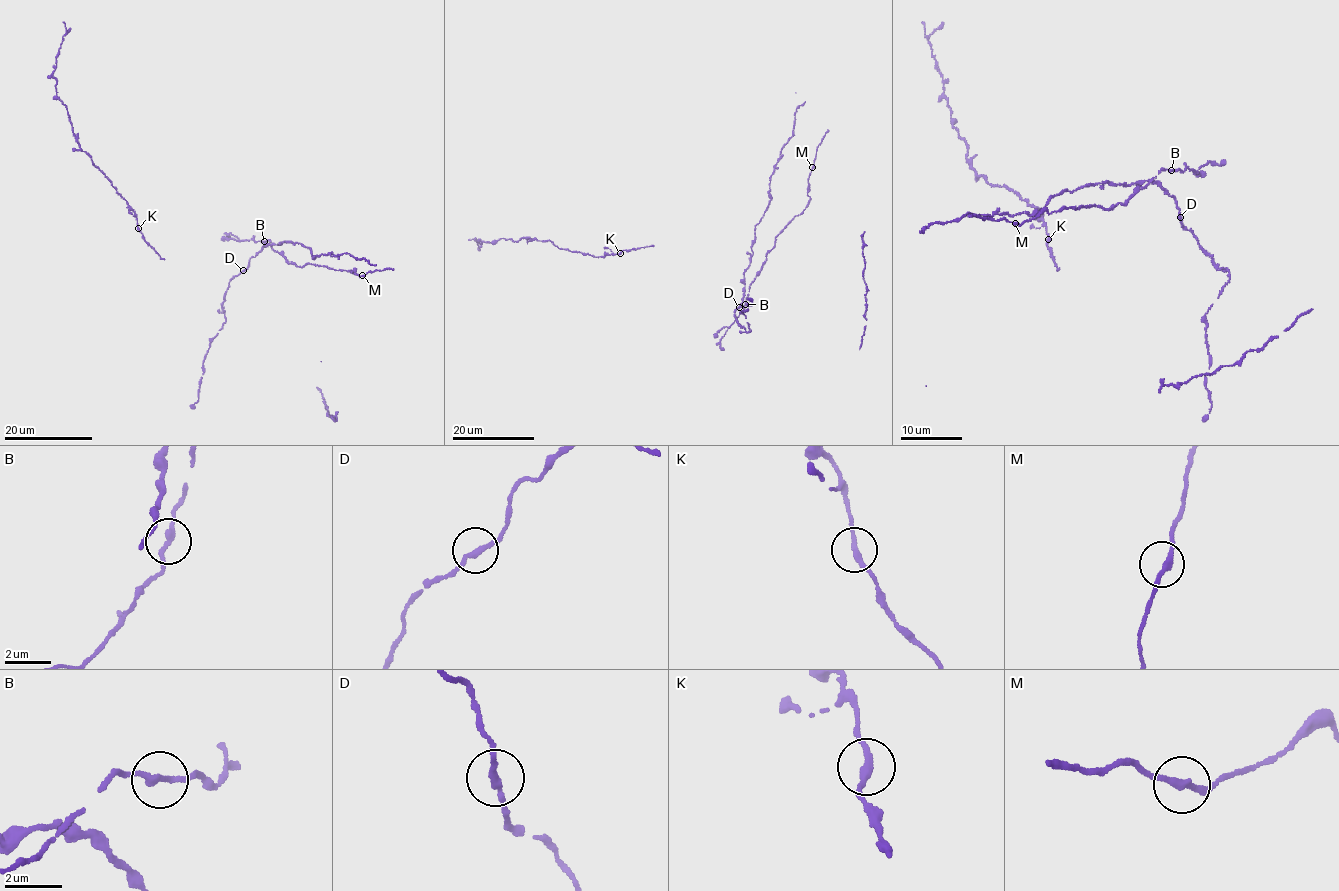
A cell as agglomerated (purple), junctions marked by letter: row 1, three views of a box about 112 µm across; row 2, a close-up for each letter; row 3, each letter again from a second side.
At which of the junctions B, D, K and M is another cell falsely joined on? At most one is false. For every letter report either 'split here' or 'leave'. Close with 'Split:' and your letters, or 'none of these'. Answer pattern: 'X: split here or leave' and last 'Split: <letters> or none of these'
B: leave
D: leave
K: leave
M: leave
Split: none of these

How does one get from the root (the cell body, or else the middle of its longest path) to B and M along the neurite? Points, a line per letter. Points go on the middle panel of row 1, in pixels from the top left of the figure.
B: (735, 309), (742, 306), (745, 287), (748, 288), (745, 304)
M: (735, 309), (742, 306), (745, 287), (749, 287), (761, 270), (774, 245), (775, 237), (808, 204), (812, 167)

